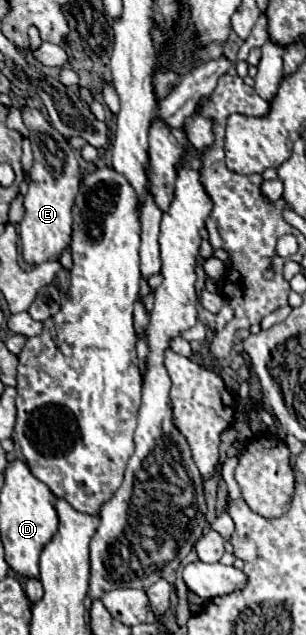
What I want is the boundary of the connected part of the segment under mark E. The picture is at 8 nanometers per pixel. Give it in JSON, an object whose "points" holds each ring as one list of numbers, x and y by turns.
{"points":[[22,105,20,113,30,131,28,139,32,141,34,165,30,169,30,187,24,195,24,219,18,223,18,233,22,239,24,259,40,265,44,261,58,259,64,247,70,243,72,207,80,189,80,167,68,141,50,125,42,111]]}

